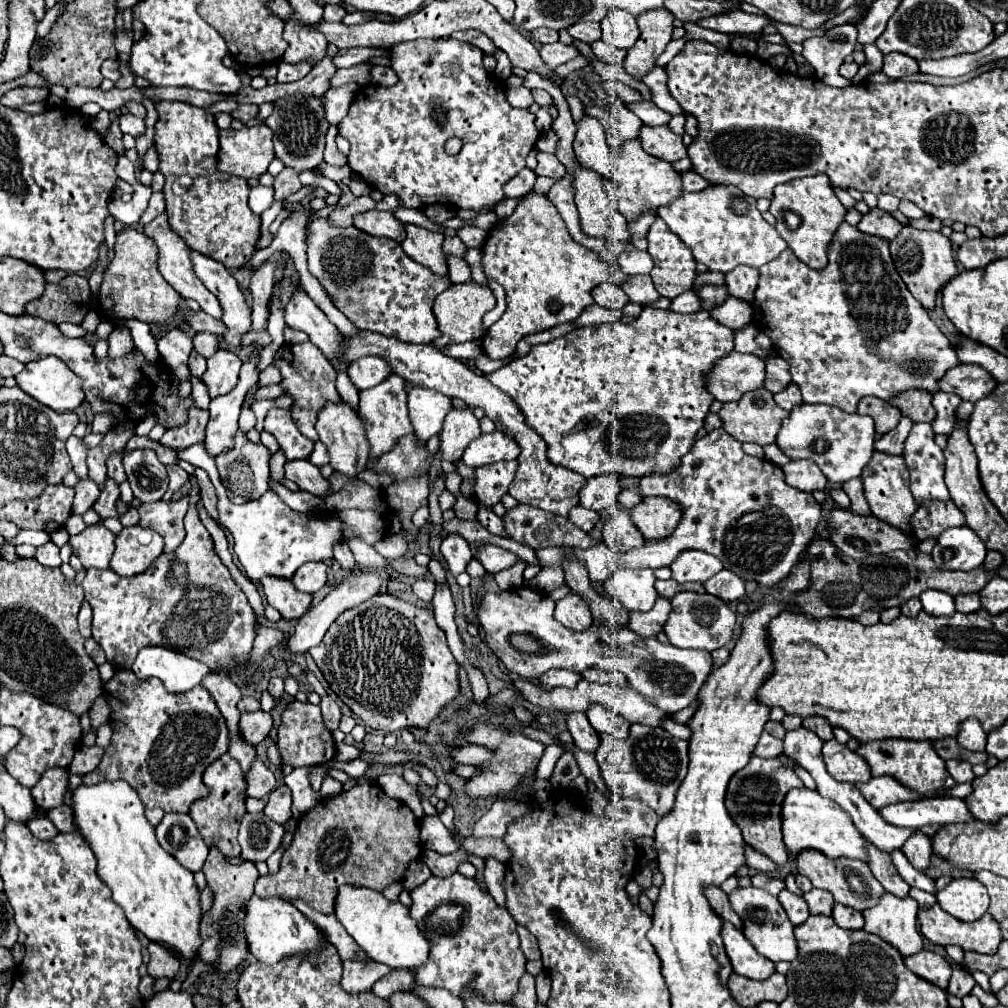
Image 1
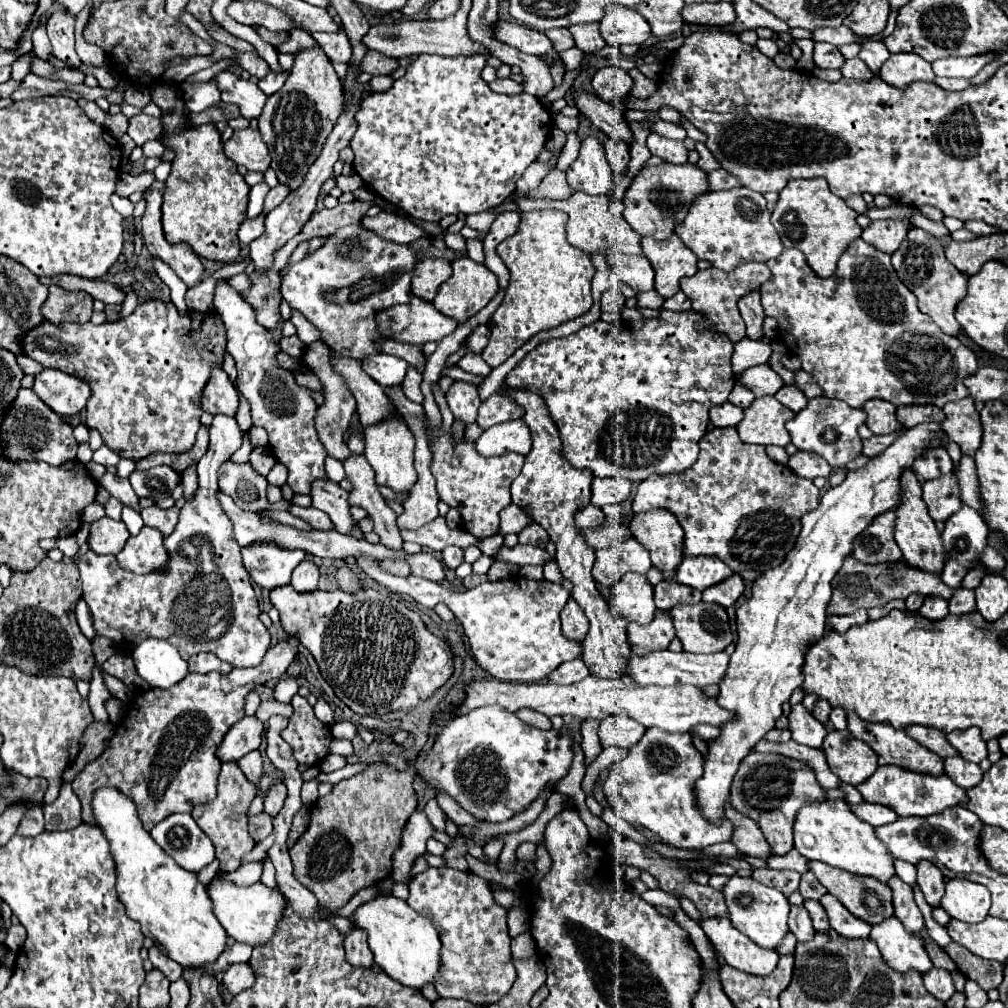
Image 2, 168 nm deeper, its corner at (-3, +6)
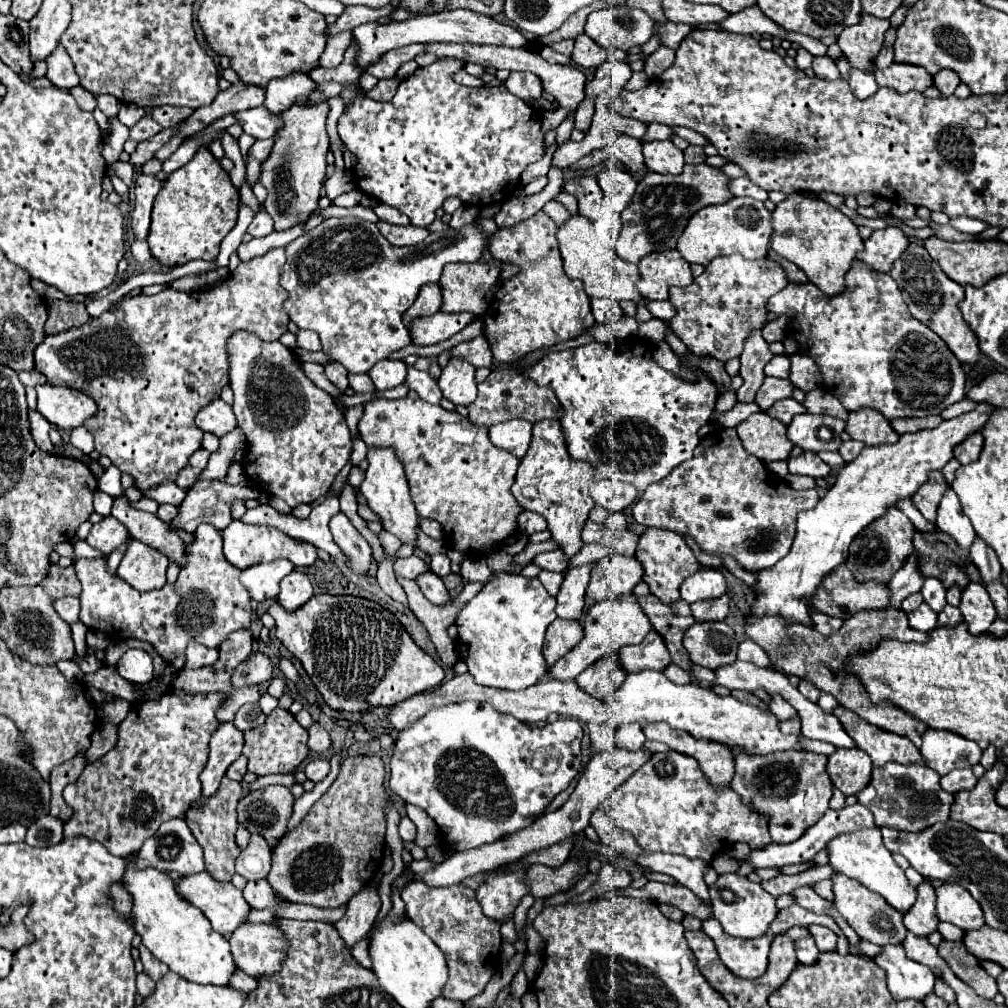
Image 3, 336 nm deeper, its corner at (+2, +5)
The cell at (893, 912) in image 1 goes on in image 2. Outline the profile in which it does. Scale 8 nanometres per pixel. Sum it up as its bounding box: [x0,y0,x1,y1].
[869,917,933,975]

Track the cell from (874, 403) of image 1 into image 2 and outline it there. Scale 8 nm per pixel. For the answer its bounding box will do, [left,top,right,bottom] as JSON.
[863,399,903,435]

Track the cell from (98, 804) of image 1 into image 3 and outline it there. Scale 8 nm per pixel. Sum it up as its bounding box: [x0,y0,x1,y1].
[122,854,236,986]

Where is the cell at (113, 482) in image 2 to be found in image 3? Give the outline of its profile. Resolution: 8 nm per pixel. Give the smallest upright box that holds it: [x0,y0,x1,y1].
[112,494,184,566]

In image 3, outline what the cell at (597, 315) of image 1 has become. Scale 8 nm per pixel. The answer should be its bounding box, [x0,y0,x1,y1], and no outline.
[638,318,666,344]

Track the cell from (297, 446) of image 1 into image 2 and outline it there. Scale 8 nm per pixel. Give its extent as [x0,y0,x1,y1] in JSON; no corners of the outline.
[213,281,327,495]

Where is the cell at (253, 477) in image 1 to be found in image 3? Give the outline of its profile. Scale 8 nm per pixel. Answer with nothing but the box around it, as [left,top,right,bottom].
[170,480,260,532]

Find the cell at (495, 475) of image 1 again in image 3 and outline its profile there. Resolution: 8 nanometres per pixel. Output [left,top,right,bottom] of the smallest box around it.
[358,398,520,556]

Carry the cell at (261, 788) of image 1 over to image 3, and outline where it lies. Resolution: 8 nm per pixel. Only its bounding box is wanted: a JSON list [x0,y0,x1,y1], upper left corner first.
[226,756,248,780]

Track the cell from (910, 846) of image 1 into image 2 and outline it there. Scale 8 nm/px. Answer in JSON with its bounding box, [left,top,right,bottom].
[917,861,945,907]

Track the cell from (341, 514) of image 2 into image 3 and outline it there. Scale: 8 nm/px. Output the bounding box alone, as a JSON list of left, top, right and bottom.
[330,512,372,574]

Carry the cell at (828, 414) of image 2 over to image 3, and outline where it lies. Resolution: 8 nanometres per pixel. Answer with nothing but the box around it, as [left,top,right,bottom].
[788,412,846,452]

